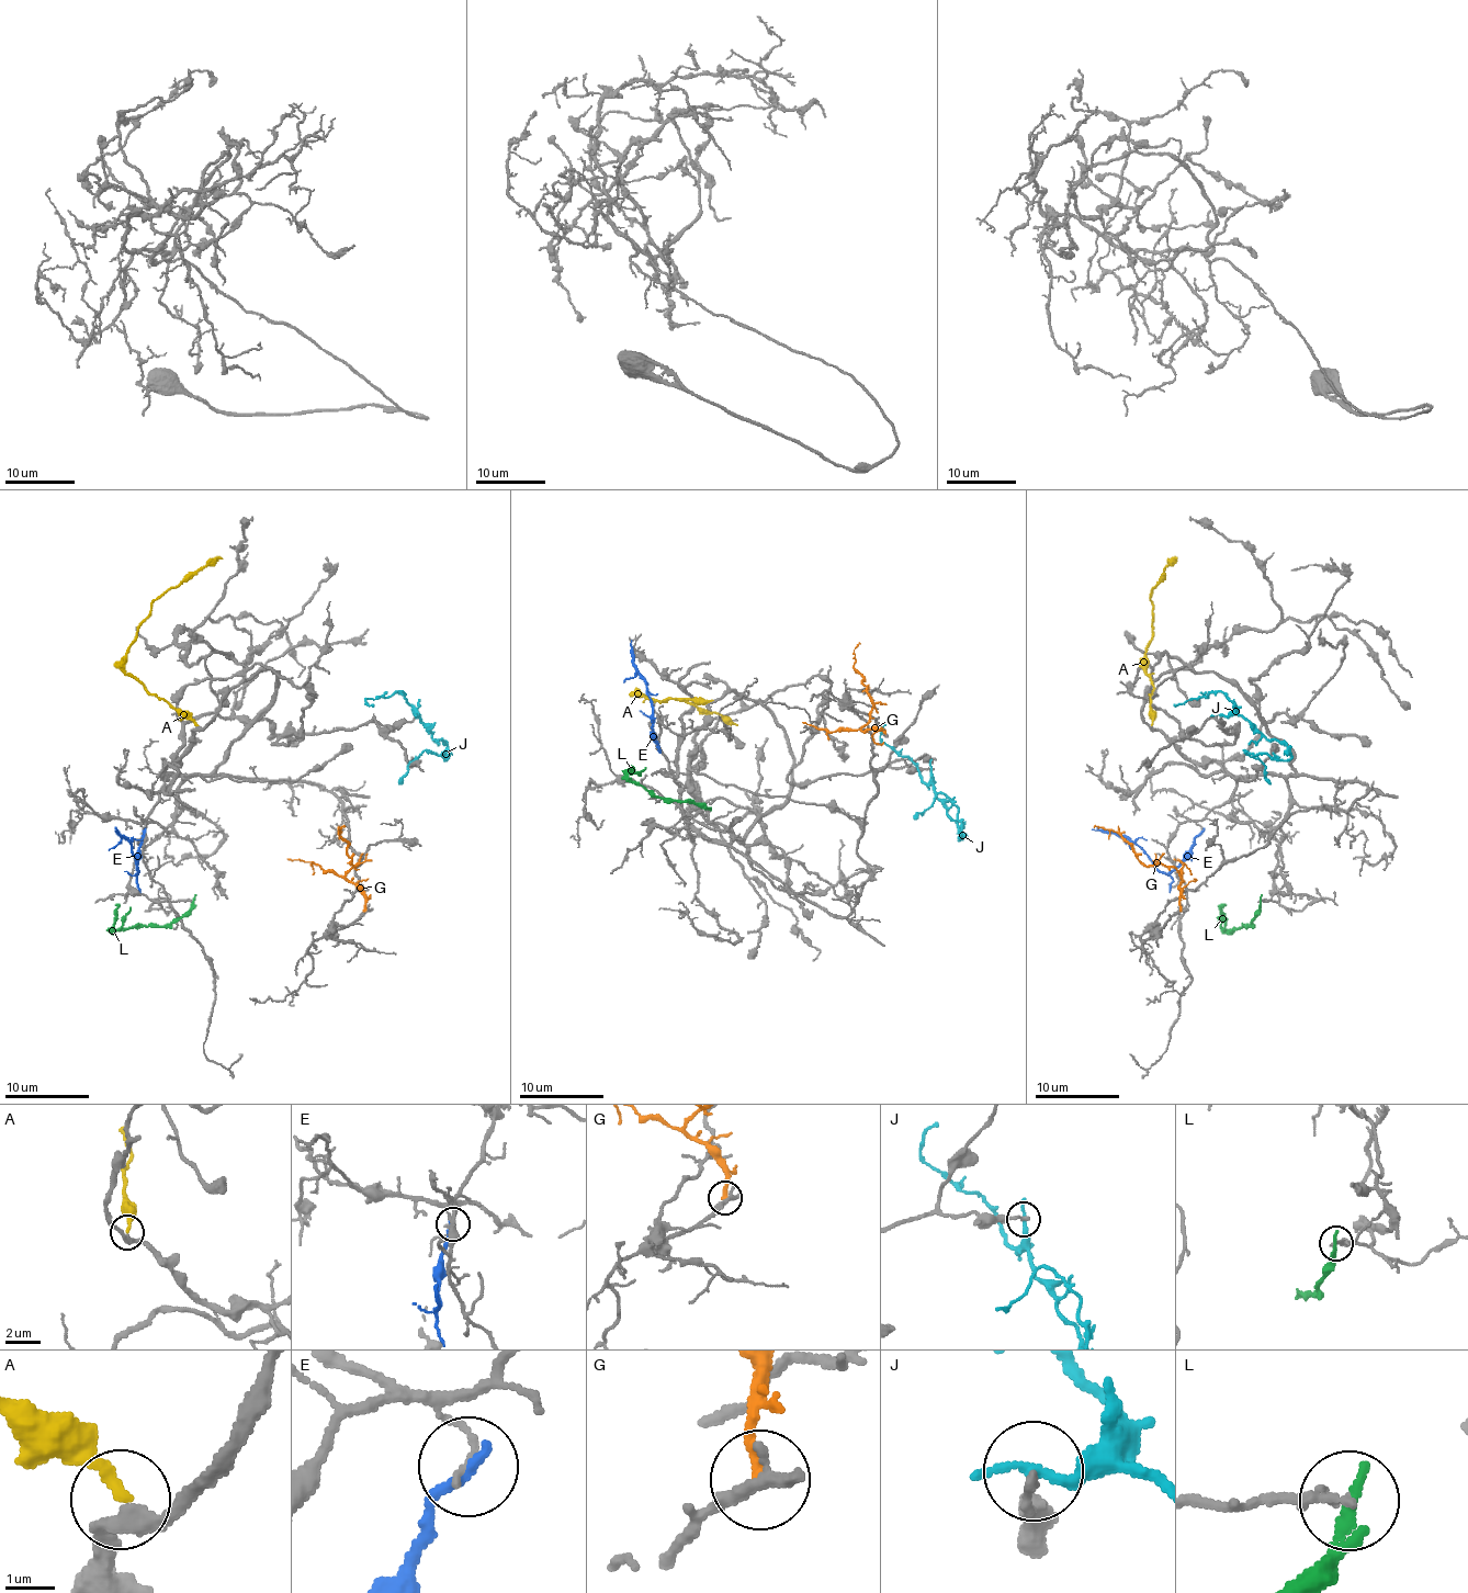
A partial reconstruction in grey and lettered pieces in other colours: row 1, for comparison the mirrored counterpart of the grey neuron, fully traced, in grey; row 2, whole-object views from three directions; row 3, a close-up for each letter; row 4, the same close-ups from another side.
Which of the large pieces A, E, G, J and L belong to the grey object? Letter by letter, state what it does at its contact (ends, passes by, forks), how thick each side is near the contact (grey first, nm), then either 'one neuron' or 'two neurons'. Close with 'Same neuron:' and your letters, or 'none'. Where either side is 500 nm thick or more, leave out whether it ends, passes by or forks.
A: it ends there; 280 nm thick on the grey side, 220 nm on the other; one neuron
E: it ends there; 130 nm thick on the grey side, 280 nm on the other; two neurons
G: it ends there; 380 nm thick on the grey side, 240 nm on the other; two neurons
J: it passes by; 200 nm thick on the grey side, 190 nm on the other; two neurons
L: it ends there; 120 nm thick on the grey side, 240 nm on the other; two neurons
Same neuron: A

